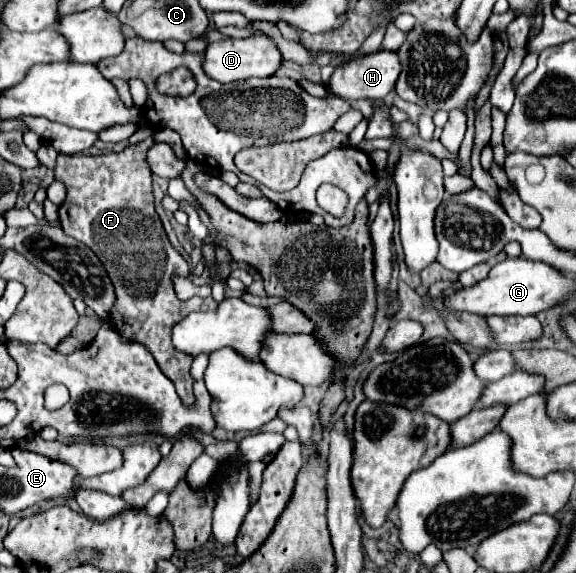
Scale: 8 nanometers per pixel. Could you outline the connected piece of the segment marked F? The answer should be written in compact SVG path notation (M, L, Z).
M153 135L141 141L139 145L129 145L121 153L107 153L107 155L59 155L57 167L55 167L55 179L59 179L65 189L67 197L65 203L59 207L61 227L63 231L91 247L91 251L97 253L99 261L103 263L113 287L115 287L115 303L109 311L109 321L115 327L115 331L125 341L137 341L141 345L147 345L147 349L153 353L159 369L173 381L175 391L183 405L191 407L195 403L193 395L193 377L189 373L191 369L191 355L185 355L177 351L171 343L171 329L175 323L179 323L183 317L187 317L187 301L179 301L175 289L173 289L173 275L187 277L187 261L175 251L175 247L169 243L163 225L155 213L153 207L153 189L151 189L151 171L147 163L147 151L155 143Z

